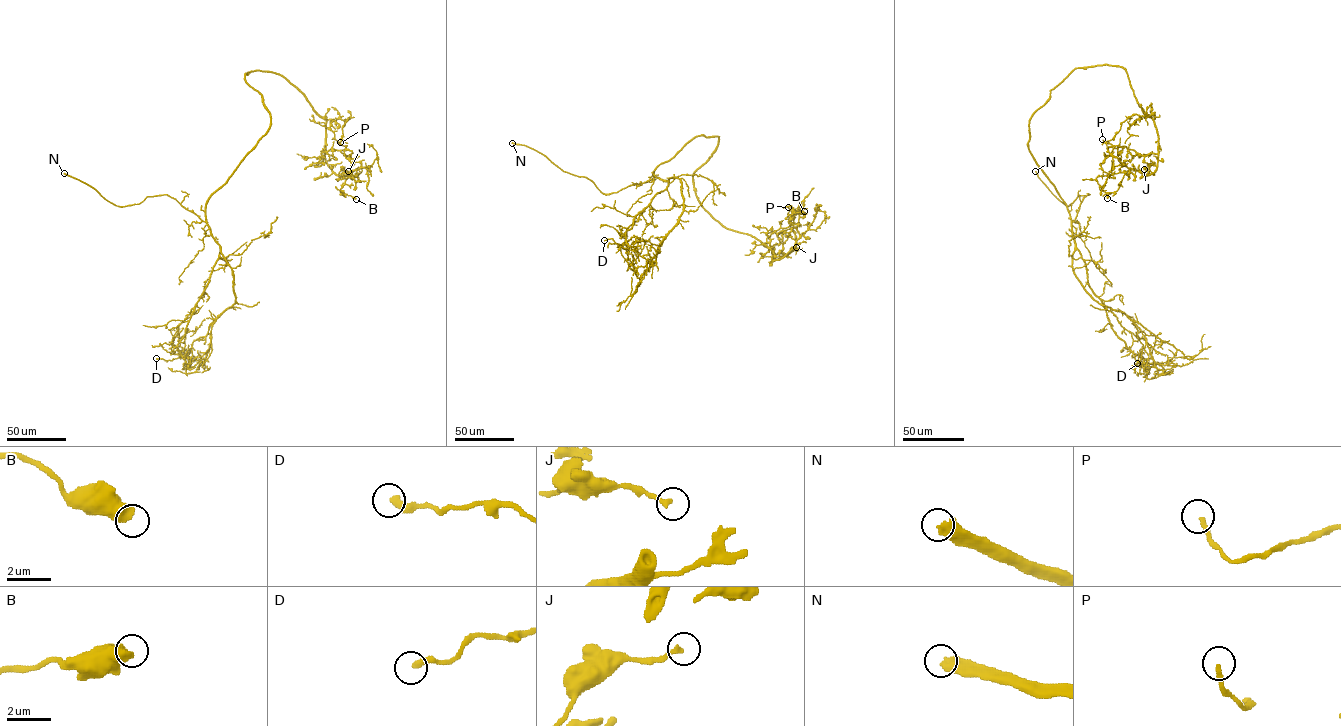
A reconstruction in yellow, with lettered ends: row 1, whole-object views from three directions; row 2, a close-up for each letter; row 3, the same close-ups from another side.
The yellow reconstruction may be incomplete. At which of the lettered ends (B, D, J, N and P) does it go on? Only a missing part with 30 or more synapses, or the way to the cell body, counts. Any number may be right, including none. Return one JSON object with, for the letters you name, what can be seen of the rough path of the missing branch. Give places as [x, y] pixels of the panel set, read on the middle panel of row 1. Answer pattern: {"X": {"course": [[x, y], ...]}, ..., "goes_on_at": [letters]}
{"N": {"course": [[512, 143], [493, 130]]}, "goes_on_at": ["N"]}

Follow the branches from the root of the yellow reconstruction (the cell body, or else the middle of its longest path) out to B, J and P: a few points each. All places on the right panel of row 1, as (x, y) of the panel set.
B: (1029, 138), (1032, 115), (1075, 68), (1124, 68), (1153, 120), (1157, 167), (1149, 175), (1128, 170), (1107, 198)
J: (1029, 138), (1032, 115), (1074, 69), (1118, 66), (1126, 70), (1158, 137), (1157, 168), (1144, 169)
P: (1029, 138), (1032, 115), (1074, 69), (1118, 66), (1138, 104), (1152, 114), (1132, 114), (1111, 140), (1102, 139)

